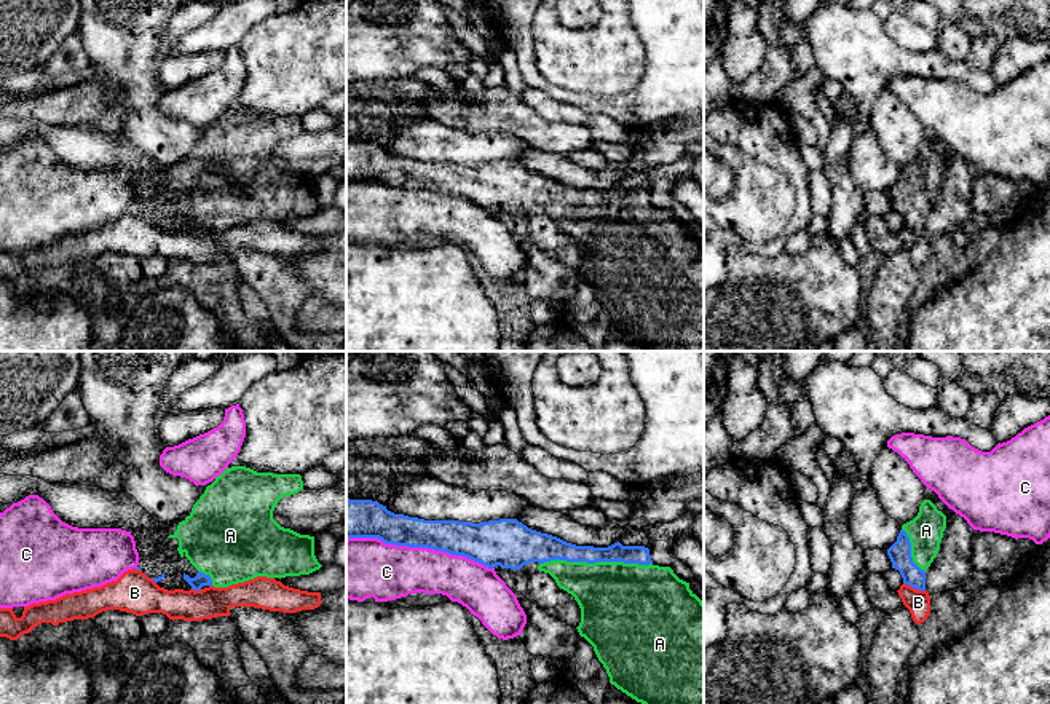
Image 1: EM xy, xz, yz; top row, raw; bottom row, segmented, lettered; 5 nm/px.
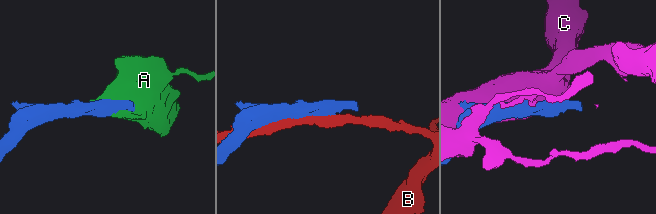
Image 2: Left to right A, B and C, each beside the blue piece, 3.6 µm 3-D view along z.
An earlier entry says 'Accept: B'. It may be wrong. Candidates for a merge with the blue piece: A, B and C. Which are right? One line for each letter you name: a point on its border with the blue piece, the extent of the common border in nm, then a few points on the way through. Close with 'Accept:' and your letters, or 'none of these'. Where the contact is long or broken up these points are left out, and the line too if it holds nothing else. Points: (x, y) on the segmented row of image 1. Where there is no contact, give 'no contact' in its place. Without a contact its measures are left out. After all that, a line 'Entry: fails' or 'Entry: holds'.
A: xz (596, 561) | 550 nm
Accept: A
Entry: fails

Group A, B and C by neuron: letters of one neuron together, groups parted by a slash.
A / B / C

